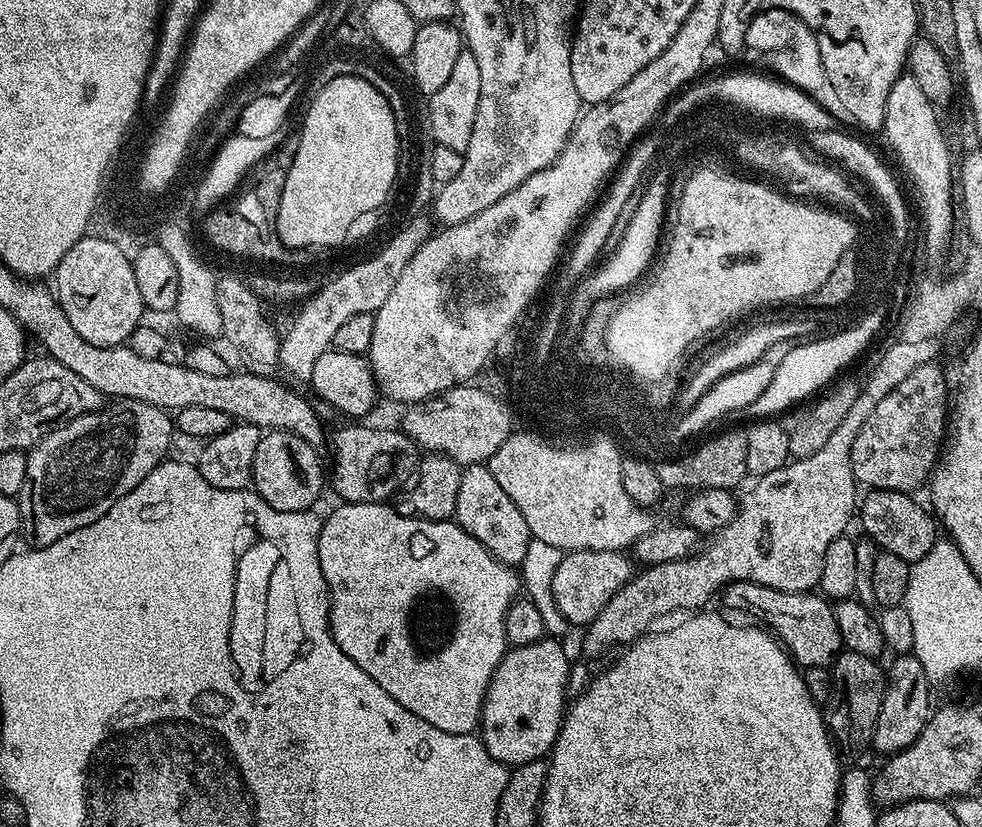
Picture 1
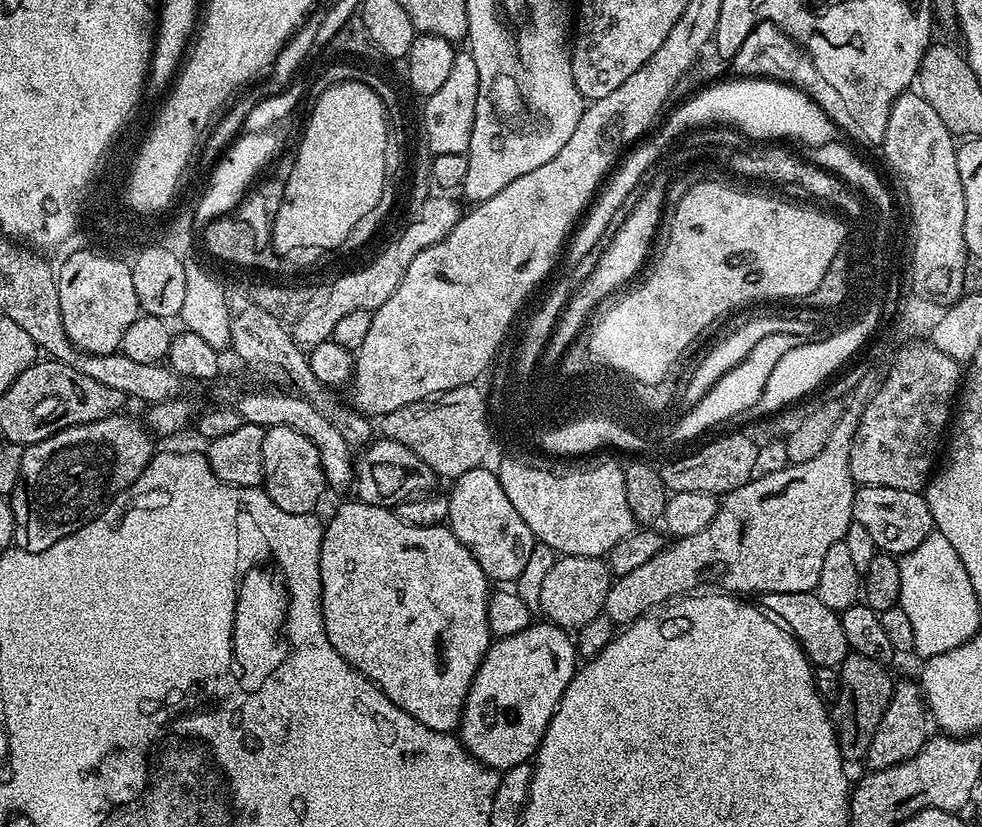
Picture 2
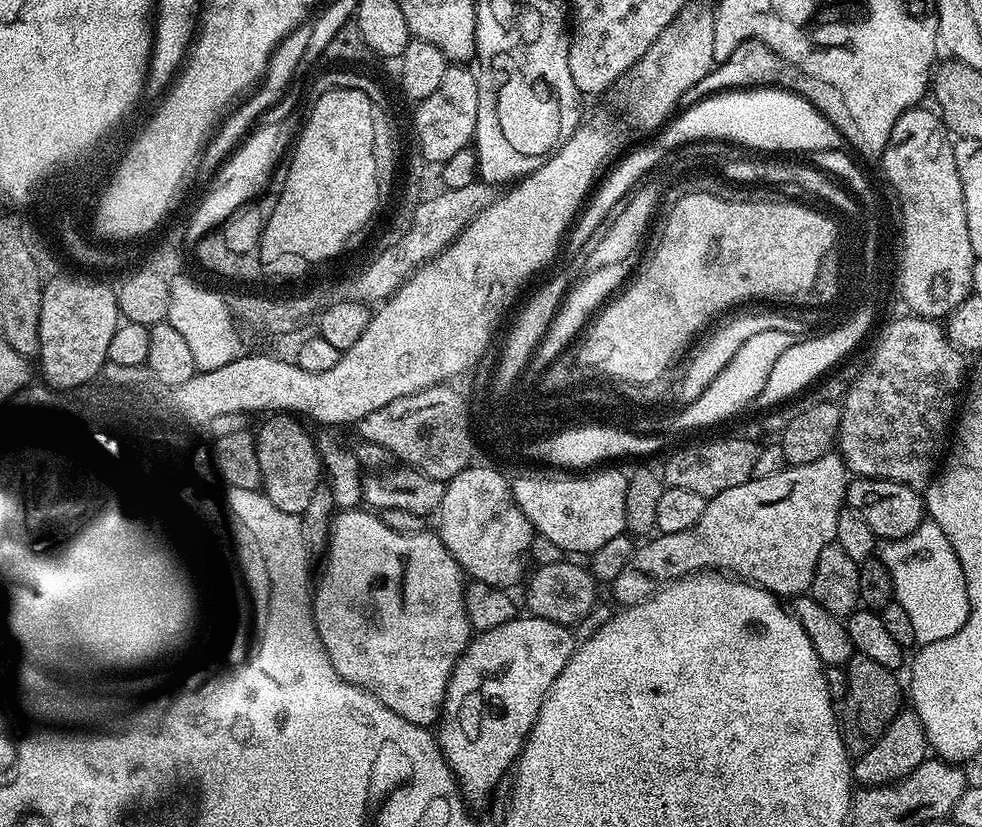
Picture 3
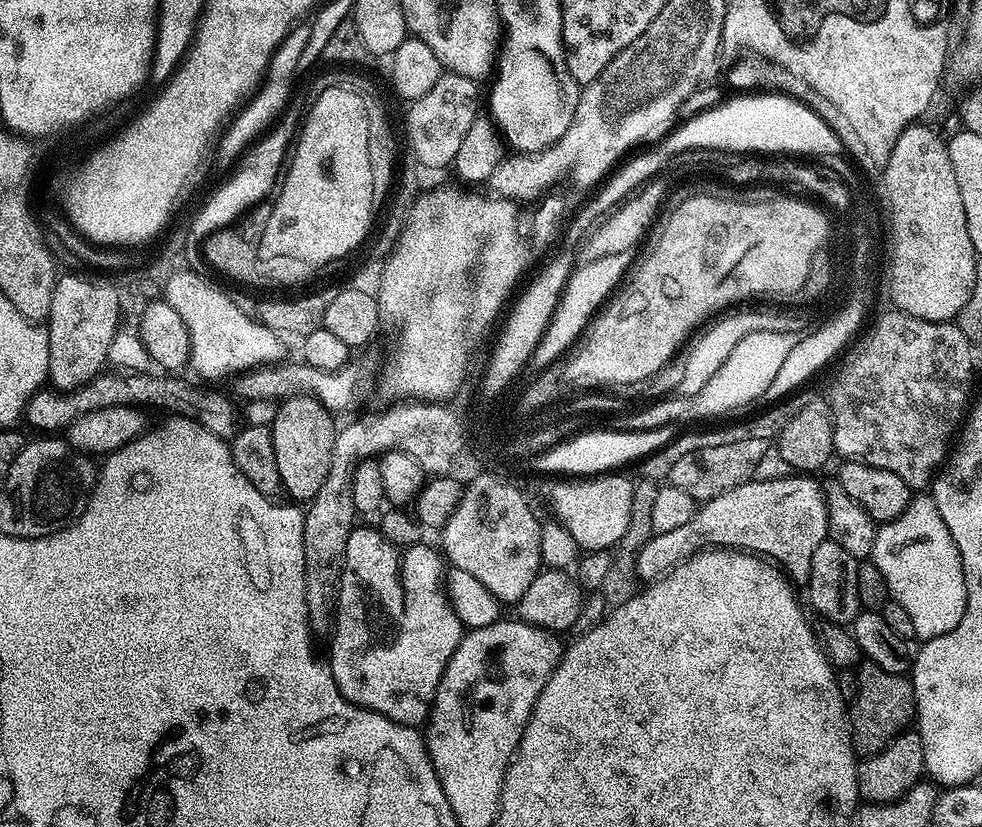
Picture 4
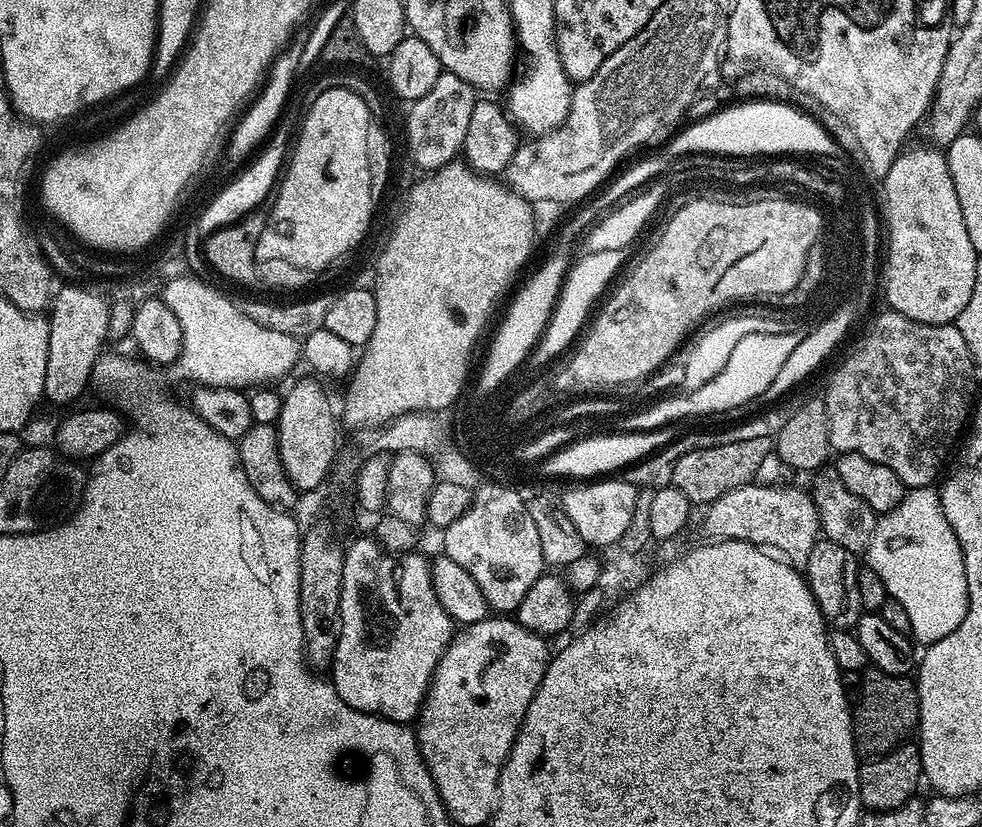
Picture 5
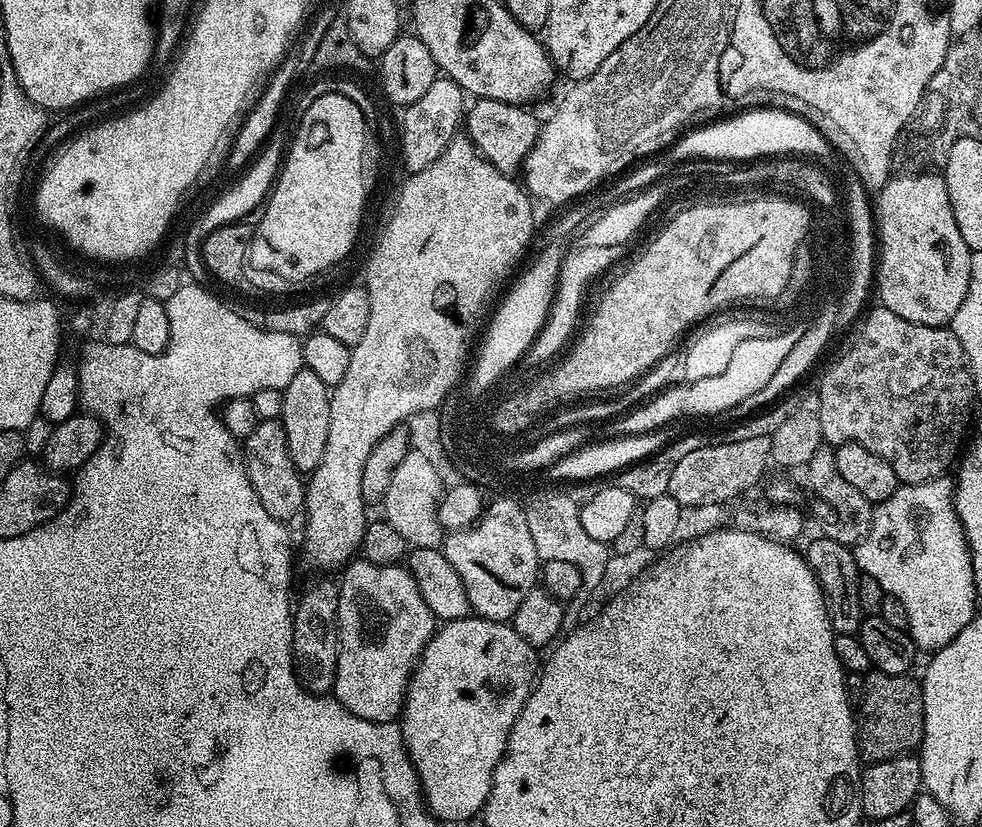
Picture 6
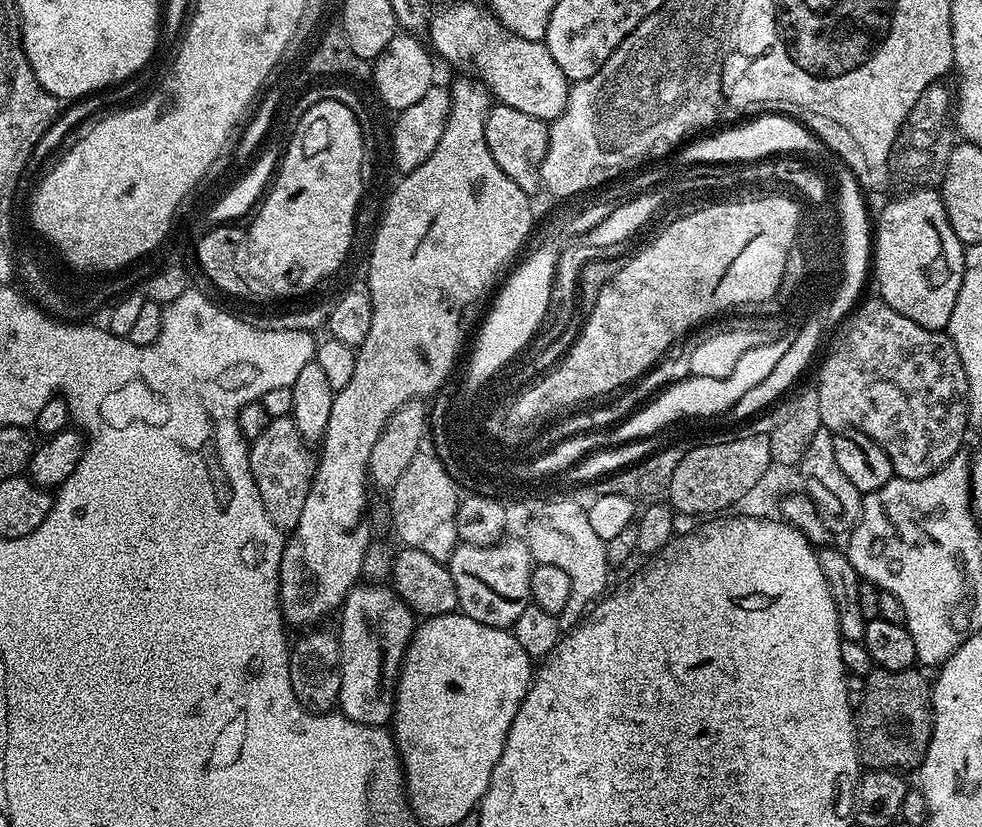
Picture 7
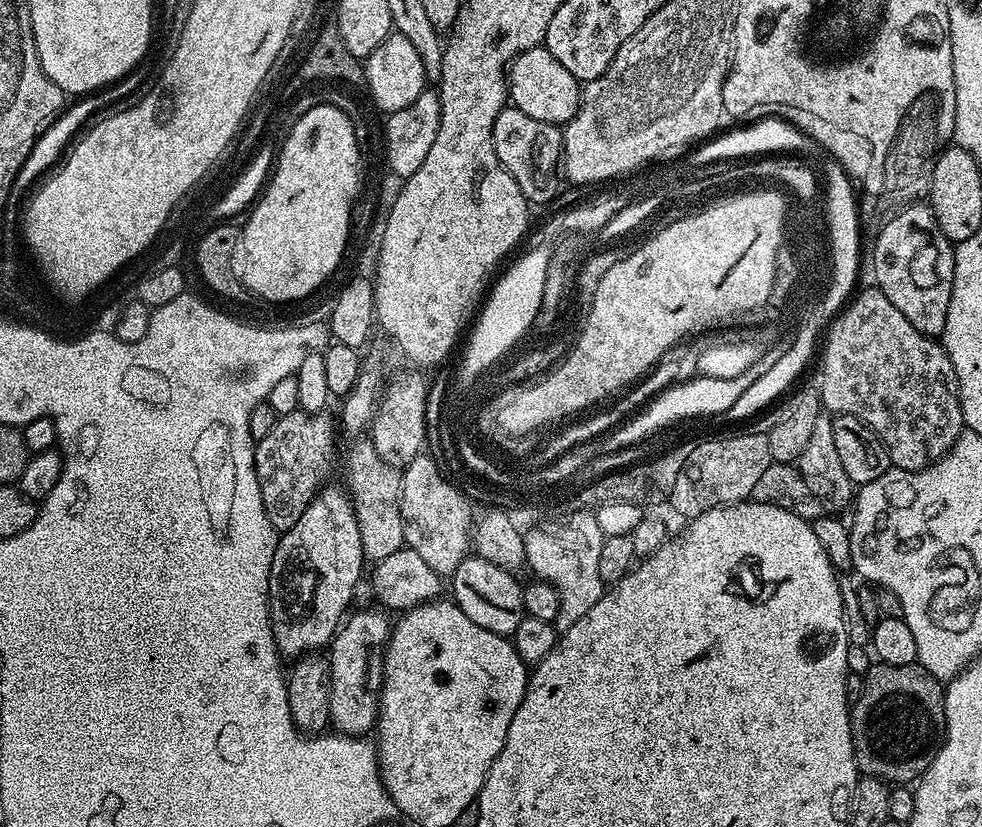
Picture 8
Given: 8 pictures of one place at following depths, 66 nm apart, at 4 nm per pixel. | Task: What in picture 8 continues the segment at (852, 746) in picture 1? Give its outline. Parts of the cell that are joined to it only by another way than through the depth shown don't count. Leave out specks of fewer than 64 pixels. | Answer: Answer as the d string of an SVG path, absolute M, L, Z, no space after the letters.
M876 662L862 678L862 684L864 689L850 708L857 769L896 786L919 781L944 742L946 714L941 681L919 663L890 666Z

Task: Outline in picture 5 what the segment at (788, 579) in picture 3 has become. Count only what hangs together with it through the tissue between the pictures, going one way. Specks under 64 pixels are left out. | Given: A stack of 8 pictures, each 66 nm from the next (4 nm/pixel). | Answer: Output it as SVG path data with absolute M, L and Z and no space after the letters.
M753 482L736 487L709 504L704 528L713 539L749 541L780 553L793 567L802 568L820 536L816 504L804 489L792 484L764 486Z

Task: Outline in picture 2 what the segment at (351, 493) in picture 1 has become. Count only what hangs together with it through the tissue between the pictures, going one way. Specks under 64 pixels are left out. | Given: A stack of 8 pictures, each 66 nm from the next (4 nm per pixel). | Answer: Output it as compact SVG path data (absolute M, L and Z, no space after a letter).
M376 438L371 441L355 457L354 460L354 488L355 499L362 504L373 504L379 508L395 509L396 505L406 500L419 498L431 493L438 483L436 472L414 450L402 446L396 438Z

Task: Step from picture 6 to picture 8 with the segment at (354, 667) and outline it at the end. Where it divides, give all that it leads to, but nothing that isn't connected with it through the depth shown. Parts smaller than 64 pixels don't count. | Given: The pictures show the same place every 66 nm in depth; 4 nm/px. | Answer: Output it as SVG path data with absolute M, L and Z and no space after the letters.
M353 611L337 628L336 635L330 641L330 724L337 733L345 736L371 733L380 713L380 685L384 683L384 654L388 647L390 620L388 624L384 617L387 615L383 611L375 611Z

